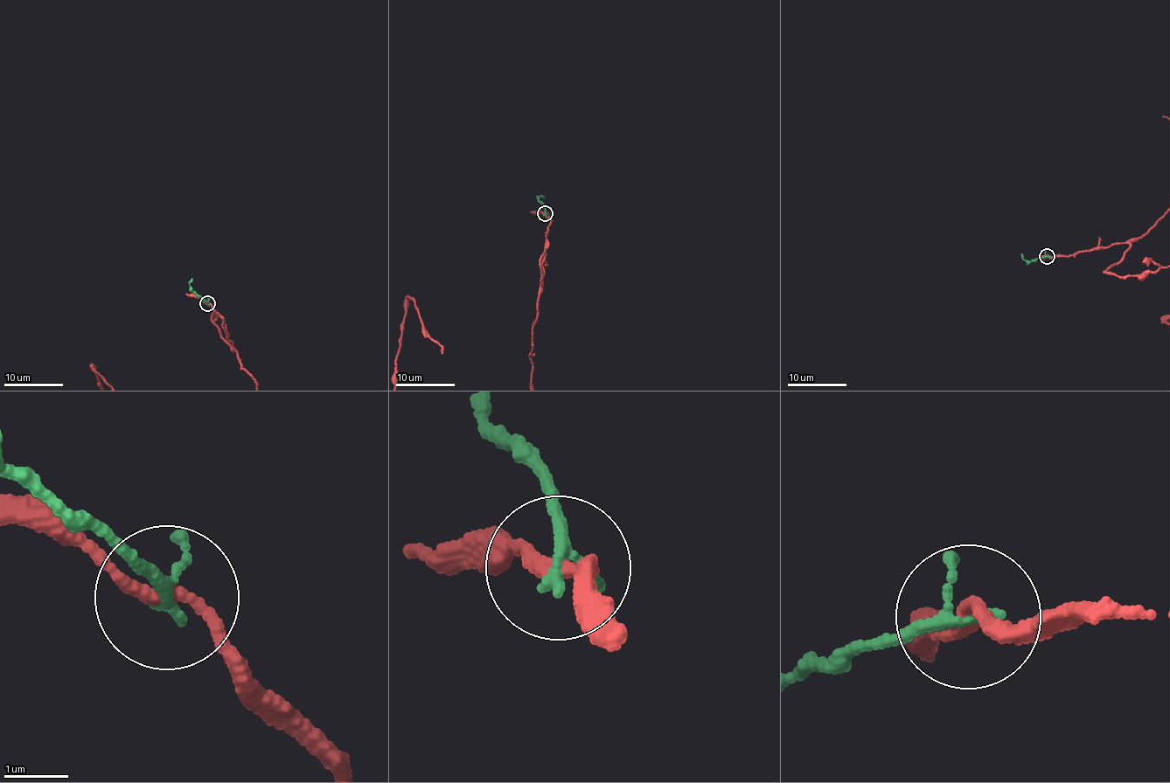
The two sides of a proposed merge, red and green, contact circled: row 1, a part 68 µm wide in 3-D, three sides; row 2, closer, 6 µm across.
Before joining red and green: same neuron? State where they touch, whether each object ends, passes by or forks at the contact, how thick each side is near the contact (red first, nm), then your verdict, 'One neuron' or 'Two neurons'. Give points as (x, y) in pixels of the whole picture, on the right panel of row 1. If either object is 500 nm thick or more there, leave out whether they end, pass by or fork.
Place: (1047, 256). At the ring red passes by. At the ring green passes by. Thickness 190 nm (red) against 170 nm. Two neurons

